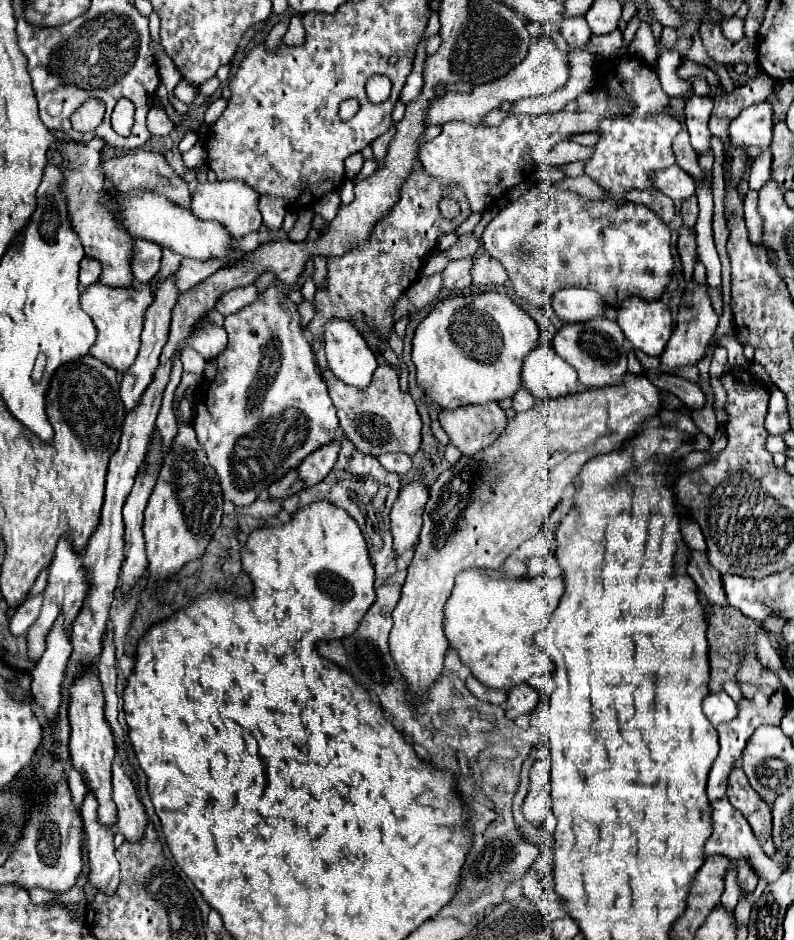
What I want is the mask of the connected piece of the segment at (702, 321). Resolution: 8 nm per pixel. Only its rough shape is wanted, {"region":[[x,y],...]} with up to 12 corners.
{"region":[[687,284],[687,302],[659,370],[697,366],[717,328],[707,286]]}

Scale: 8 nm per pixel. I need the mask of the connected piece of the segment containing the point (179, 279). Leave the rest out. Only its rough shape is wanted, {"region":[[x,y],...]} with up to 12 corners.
{"region":[[181,260],[175,288],[187,292],[221,268],[219,260]]}

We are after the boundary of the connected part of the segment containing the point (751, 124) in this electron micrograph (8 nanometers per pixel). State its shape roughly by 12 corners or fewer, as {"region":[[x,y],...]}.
{"region":[[773,106],[745,108],[729,126],[735,148],[771,144]]}

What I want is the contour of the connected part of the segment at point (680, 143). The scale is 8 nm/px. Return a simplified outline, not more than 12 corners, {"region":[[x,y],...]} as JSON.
{"region":[[685,130],[671,148],[679,164],[695,182],[705,180]]}

